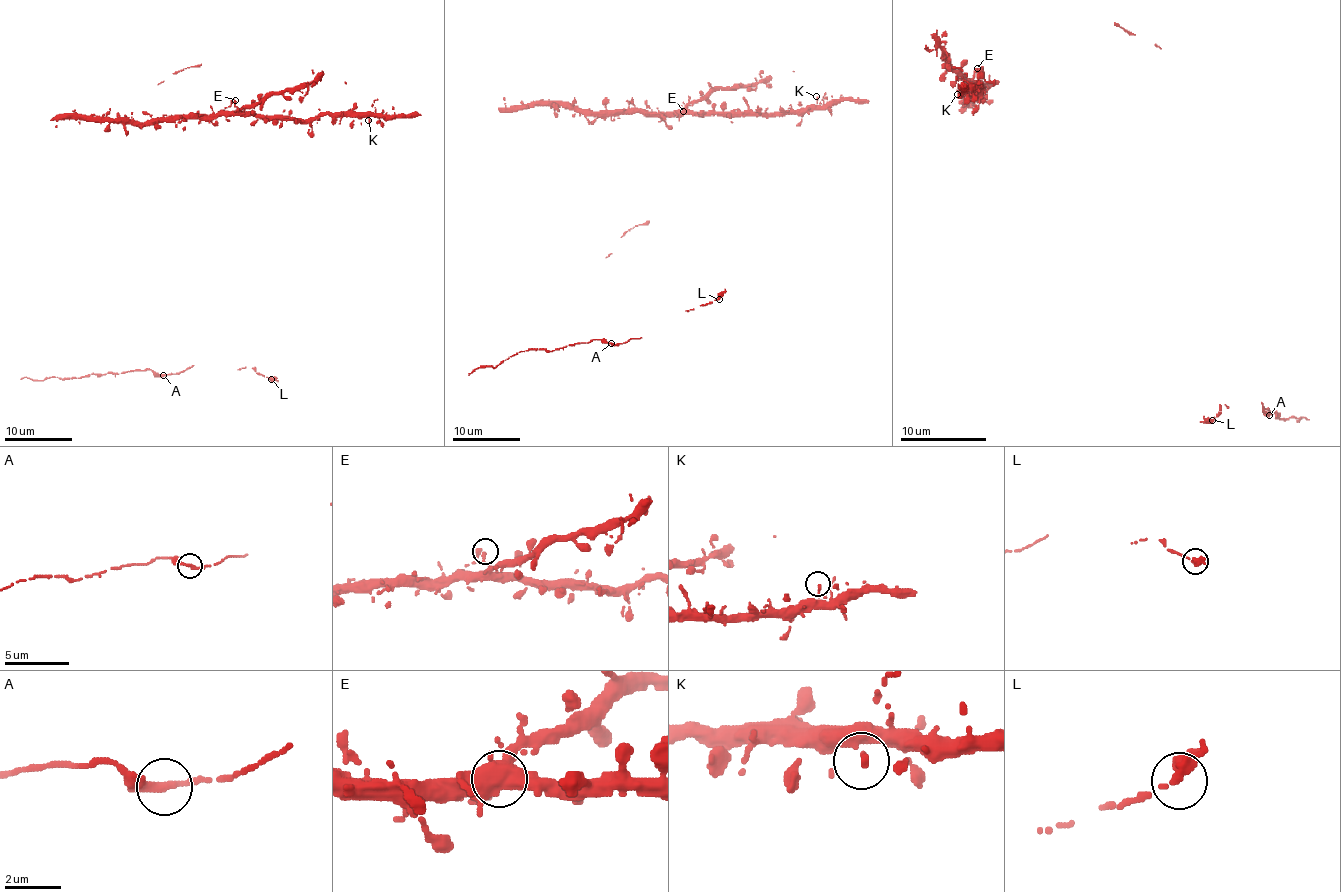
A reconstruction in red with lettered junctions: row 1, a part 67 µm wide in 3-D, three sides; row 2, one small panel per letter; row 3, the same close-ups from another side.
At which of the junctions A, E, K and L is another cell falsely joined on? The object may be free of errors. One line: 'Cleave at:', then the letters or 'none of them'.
Cleave at: none of them

